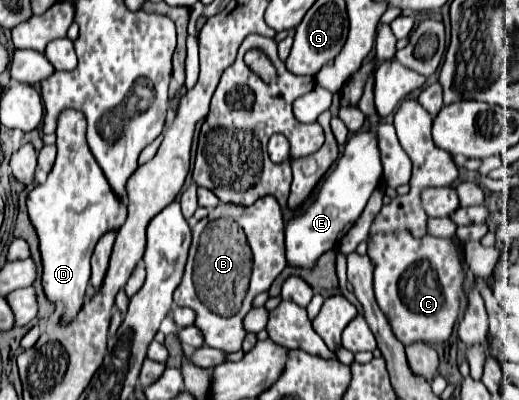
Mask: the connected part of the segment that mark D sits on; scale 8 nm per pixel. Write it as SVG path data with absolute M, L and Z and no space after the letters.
M71 109L61 113L59 123L57 123L57 161L55 161L47 181L43 185L37 185L27 195L29 217L37 229L39 249L41 249L41 257L43 257L43 289L45 289L47 299L57 303L57 307L63 309L63 321L71 321L83 305L87 281L91 275L89 261L91 261L91 255L93 255L93 249L95 249L99 237L109 229L121 227L127 217L127 209L111 191L103 171L99 169L93 153L89 151L85 137L87 137L87 119L83 117L83 113L71 111Z

